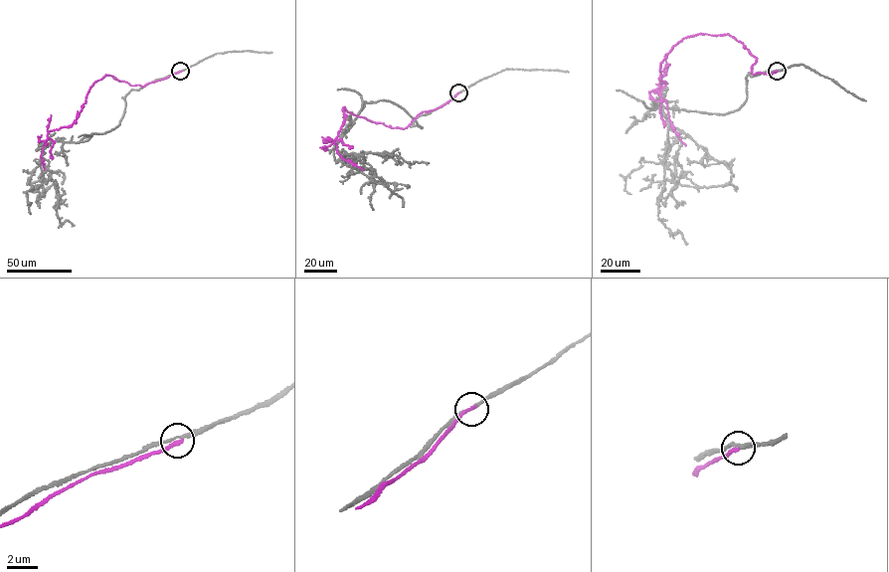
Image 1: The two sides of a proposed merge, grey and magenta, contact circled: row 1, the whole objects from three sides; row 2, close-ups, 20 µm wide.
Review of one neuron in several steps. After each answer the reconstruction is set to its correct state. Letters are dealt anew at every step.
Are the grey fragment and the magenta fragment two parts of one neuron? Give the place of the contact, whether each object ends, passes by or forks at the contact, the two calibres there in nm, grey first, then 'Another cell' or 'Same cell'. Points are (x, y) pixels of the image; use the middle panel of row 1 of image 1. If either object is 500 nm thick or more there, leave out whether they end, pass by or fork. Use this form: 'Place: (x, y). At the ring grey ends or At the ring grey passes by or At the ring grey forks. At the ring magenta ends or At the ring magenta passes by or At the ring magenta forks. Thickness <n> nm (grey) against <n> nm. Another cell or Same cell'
Place: (458, 93). At the ring grey passes by. At the ring magenta ends. Thickness 170 nm (grey) against 240 nm. Another cell

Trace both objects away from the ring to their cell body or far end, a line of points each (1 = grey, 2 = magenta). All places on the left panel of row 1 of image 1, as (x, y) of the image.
1: (180, 71), (131, 90), (115, 127), (44, 148), (59, 222), (75, 225)
2: (180, 71), (142, 87), (105, 75), (94, 82), (76, 121), (48, 131), (41, 157), (45, 170)

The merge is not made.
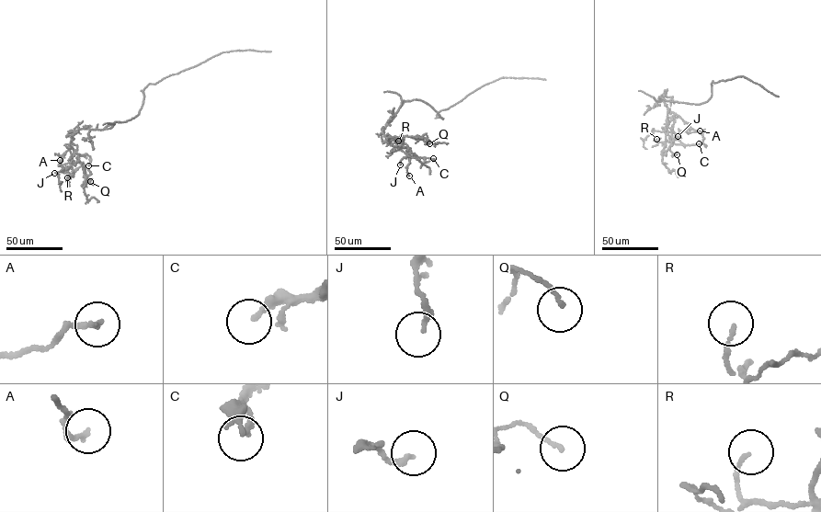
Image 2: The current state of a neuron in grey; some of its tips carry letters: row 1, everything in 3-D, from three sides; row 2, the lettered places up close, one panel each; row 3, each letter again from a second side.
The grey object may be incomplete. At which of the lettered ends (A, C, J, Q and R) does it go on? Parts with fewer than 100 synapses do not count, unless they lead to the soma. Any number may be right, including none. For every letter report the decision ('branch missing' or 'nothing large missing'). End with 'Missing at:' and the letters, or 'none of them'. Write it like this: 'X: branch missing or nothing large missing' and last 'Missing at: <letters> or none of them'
A: nothing large missing
C: nothing large missing
J: nothing large missing
Q: nothing large missing
R: nothing large missing
Missing at: none of them

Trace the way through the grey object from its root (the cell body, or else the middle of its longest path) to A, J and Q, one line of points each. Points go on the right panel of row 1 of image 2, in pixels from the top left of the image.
A: (693, 104), (659, 96), (659, 101), (663, 96), (661, 98), (669, 110), (689, 125), (687, 132), (700, 130)
J: (693, 104), (659, 96), (663, 96), (674, 114), (670, 141), (683, 144), (678, 136)
Q: (693, 104), (659, 96), (663, 96), (668, 109), (665, 133), (670, 150), (677, 154)

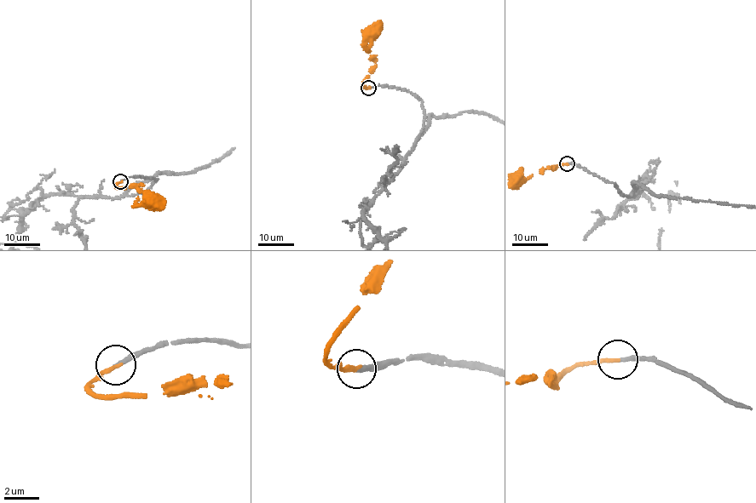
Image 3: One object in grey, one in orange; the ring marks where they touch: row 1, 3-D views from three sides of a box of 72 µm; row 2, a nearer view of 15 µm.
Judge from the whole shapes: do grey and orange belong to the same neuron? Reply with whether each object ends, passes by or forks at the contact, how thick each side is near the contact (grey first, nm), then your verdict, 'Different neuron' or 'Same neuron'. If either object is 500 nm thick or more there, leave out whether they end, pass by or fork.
At the ring grey ends. At the ring orange ends. Thickness 240 nm (grey) against 240 nm. Same neuron

